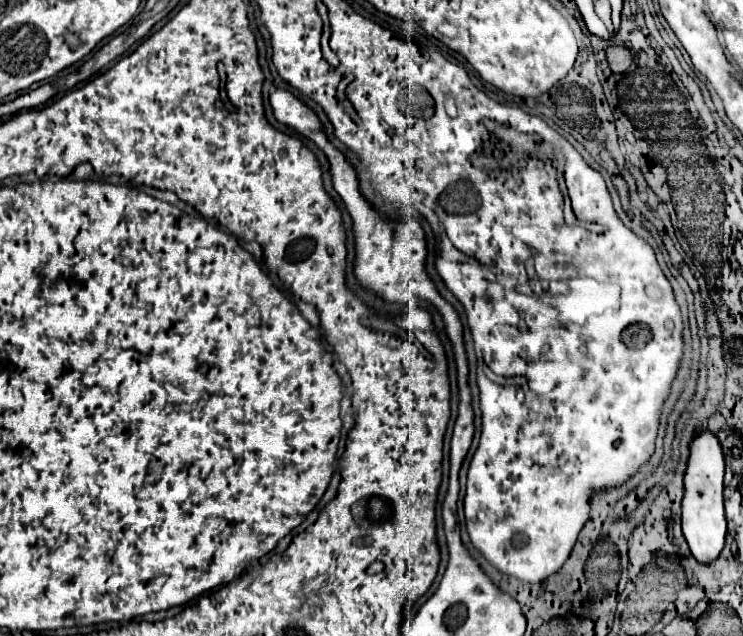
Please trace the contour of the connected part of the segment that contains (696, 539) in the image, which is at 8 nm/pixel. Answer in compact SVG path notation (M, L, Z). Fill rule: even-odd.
M699 431L699 435L691 441L691 457L685 473L685 495L683 495L683 535L689 543L693 557L709 565L719 559L725 547L727 535L727 519L723 509L723 473L725 459L719 441L709 431Z

